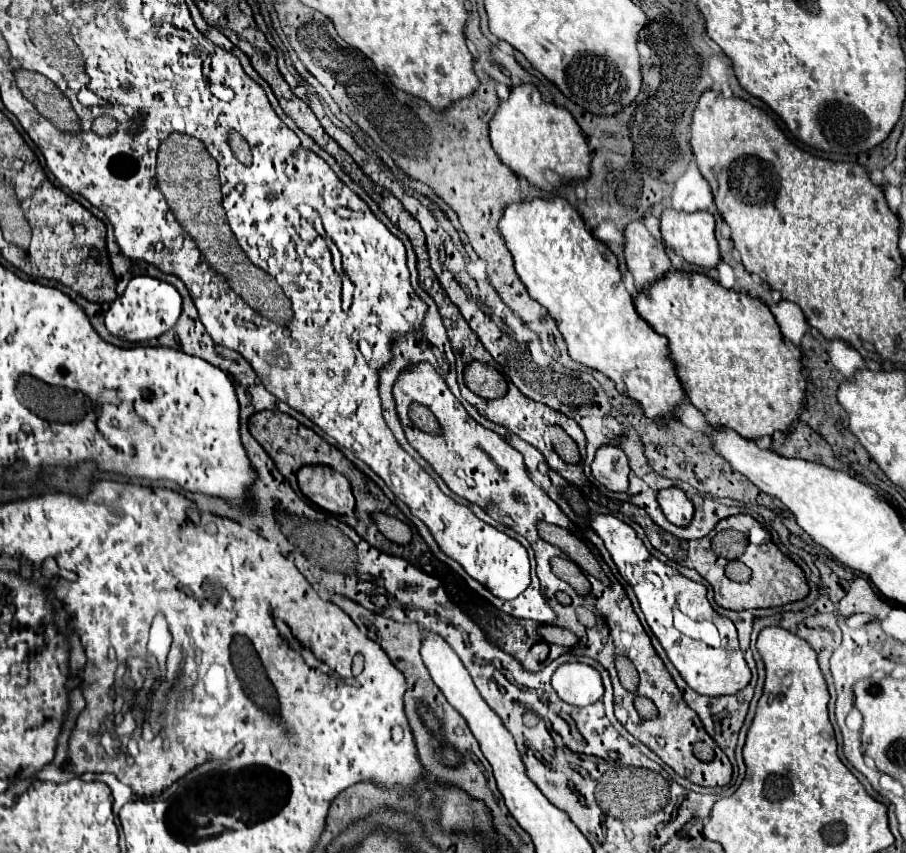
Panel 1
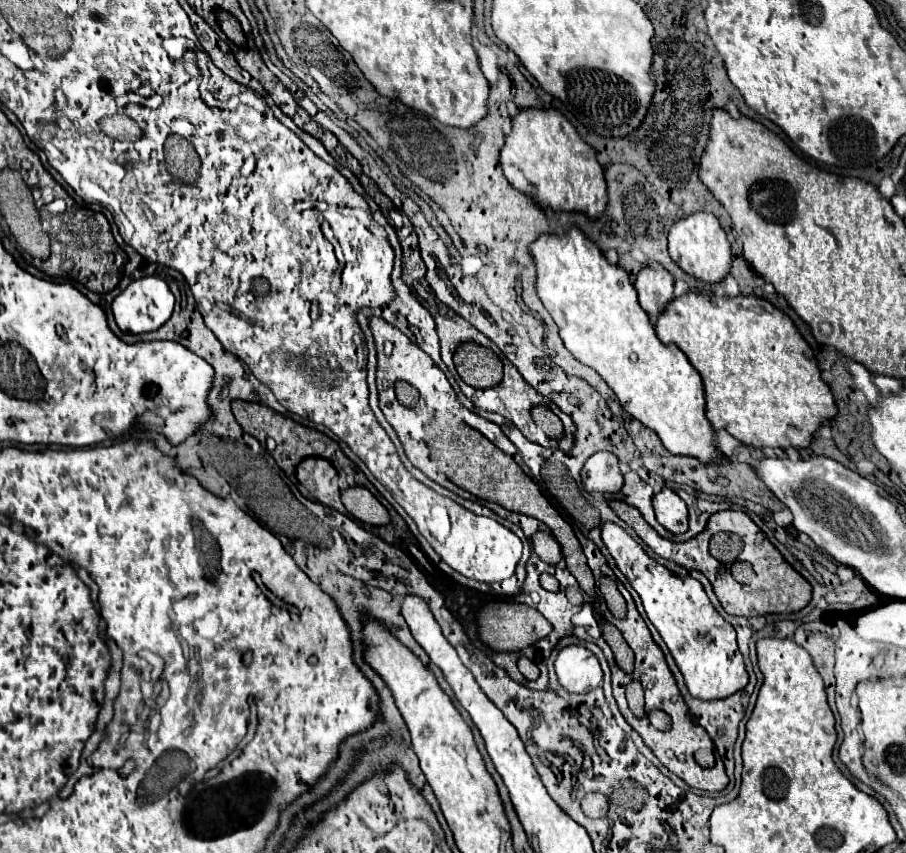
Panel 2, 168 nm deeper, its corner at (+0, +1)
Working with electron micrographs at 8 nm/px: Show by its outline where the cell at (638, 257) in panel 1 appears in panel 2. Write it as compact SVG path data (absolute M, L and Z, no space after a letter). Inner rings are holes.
M646 264L640 268L636 276L636 292L640 306L646 310L650 320L656 320L656 316L664 310L666 302L674 298L674 278L668 270L654 268L652 264Z

